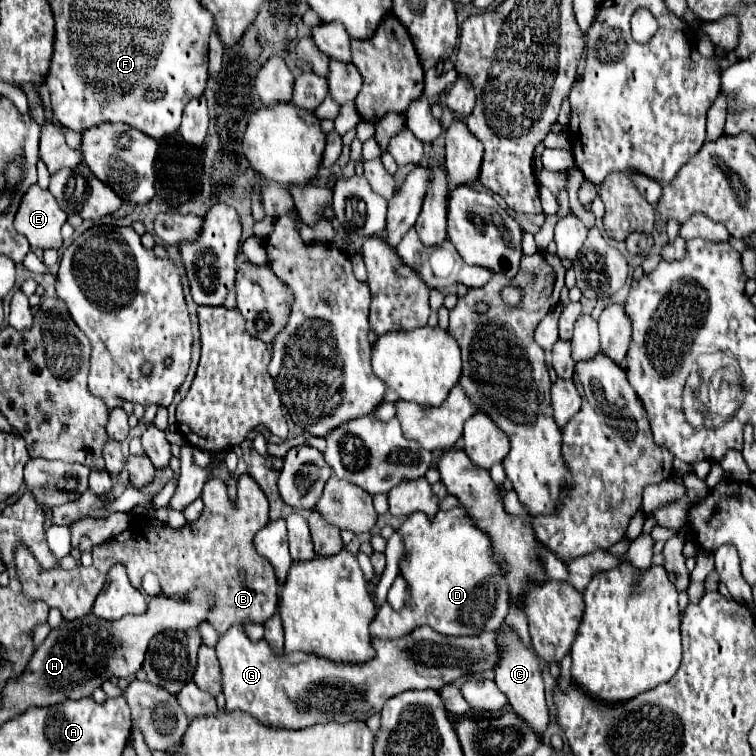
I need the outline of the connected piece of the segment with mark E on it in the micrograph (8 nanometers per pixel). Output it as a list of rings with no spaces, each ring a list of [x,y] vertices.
[[[34,183],[22,197],[14,217],[14,229],[24,235],[32,249],[60,249],[60,227],[66,223],[66,213],[48,189]]]

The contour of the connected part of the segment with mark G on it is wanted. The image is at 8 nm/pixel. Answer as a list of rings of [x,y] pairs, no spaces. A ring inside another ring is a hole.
[[[232,625],[218,641],[216,645],[216,655],[220,661],[222,669],[222,693],[226,697],[226,711],[244,711],[252,717],[256,717],[258,723],[268,721],[270,727],[280,727],[280,729],[296,729],[296,725],[316,725],[316,709],[300,721],[300,701],[304,701],[304,693],[312,689],[312,685],[332,685],[332,689],[352,689],[352,701],[340,709],[340,713],[332,713],[332,721],[350,721],[350,719],[362,719],[366,721],[370,715],[382,711],[382,705],[408,689],[440,689],[446,683],[454,683],[458,677],[476,673],[476,671],[486,671],[494,667],[496,661],[496,631],[492,633],[482,633],[480,637],[446,637],[436,631],[432,631],[428,625],[414,629],[412,633],[406,633],[400,639],[372,639],[372,647],[376,655],[370,661],[364,663],[336,663],[318,655],[310,653],[292,653],[292,655],[278,655],[272,651],[266,639],[260,641],[250,641],[242,625]]]

